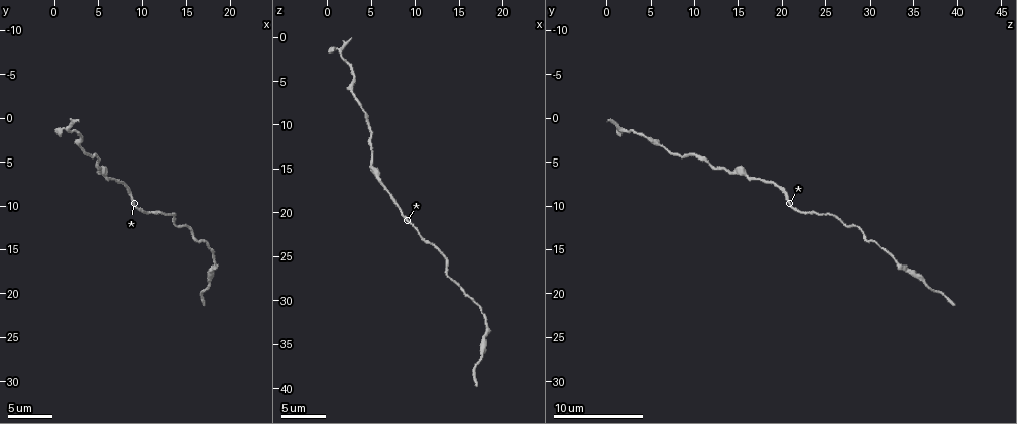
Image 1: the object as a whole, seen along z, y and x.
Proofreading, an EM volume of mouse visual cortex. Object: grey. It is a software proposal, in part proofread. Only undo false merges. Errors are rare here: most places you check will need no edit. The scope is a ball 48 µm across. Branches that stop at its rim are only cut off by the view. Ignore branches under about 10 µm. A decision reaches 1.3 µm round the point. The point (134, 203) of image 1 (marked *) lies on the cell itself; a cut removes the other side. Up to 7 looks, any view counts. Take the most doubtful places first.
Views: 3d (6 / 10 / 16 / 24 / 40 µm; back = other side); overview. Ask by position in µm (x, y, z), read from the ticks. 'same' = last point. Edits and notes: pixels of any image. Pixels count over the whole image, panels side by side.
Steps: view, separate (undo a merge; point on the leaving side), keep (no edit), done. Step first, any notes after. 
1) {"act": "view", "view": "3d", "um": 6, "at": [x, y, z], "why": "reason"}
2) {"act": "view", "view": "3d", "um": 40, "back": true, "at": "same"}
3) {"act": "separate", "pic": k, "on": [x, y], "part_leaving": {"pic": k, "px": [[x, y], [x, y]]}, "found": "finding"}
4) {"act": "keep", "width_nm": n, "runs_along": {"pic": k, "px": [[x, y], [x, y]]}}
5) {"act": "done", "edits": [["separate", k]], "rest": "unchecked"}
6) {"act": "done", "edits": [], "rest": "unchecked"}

{"act": "view", "view": "3d", "um": 16, "at": [3.0, 3.4, 6.8], "why": "sudden change in width"}

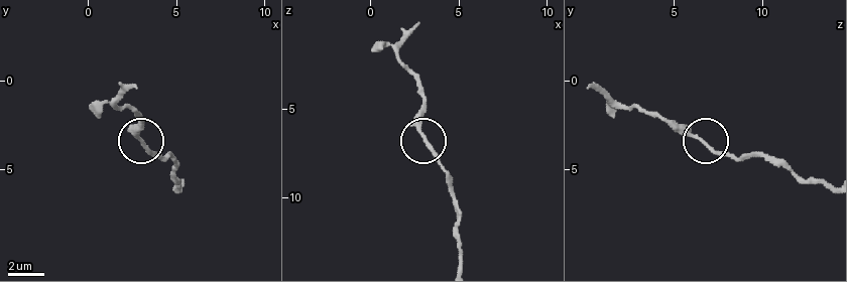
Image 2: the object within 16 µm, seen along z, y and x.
{"act": "keep", "runs_along": {"pic": 2, "px": [[827, 187], [800, 183], [763, 160], [719, 151], [666, 118]]}, "found": "one cell here"}

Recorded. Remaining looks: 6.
{"act": "view", "view": "3d", "um": 10, "at": [18.2, 17.0, 33.2], "why": "calibre changes"}

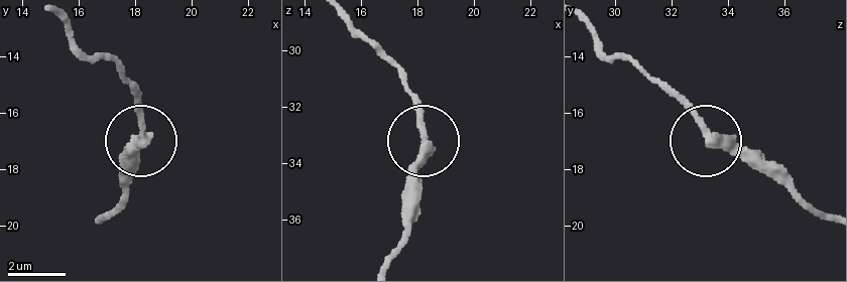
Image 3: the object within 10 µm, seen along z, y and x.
{"act": "keep", "found": "one cell here"}

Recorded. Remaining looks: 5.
{"act": "view", "view": "3d", "um": 10, "at": [5.0, 6.2, 14.4], "why": "sudden change in width"}

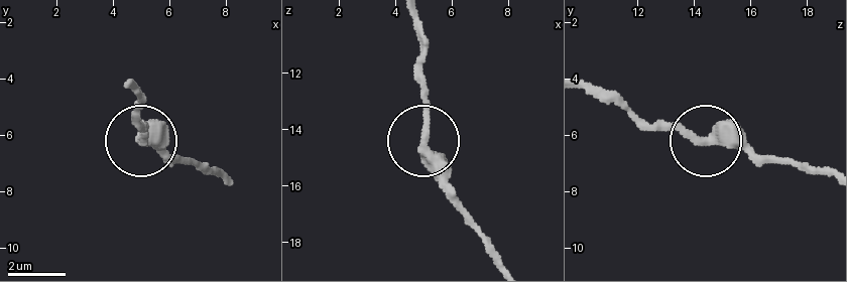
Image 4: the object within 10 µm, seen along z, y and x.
{"act": "view", "view": "3d", "um": 10, "back": true, "at": [5.1, 6.2, 14.2]}

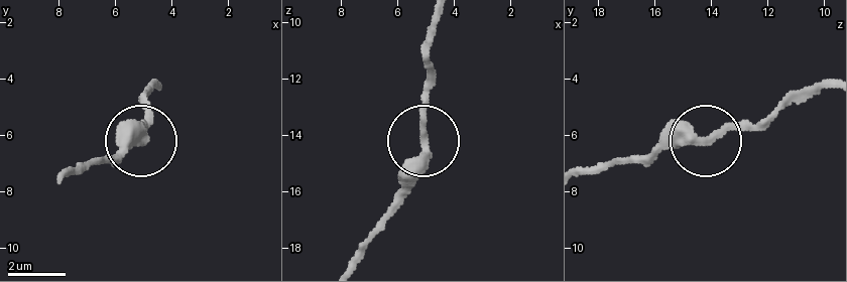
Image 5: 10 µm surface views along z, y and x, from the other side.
{"act": "keep", "runs_along": {"pic": 5, "px": [[349, 264], [421, 148], [427, 71]]}, "found": "one cell here"}

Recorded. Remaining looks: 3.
{"act": "done", "edits": [], "rest": "unchecked"}

